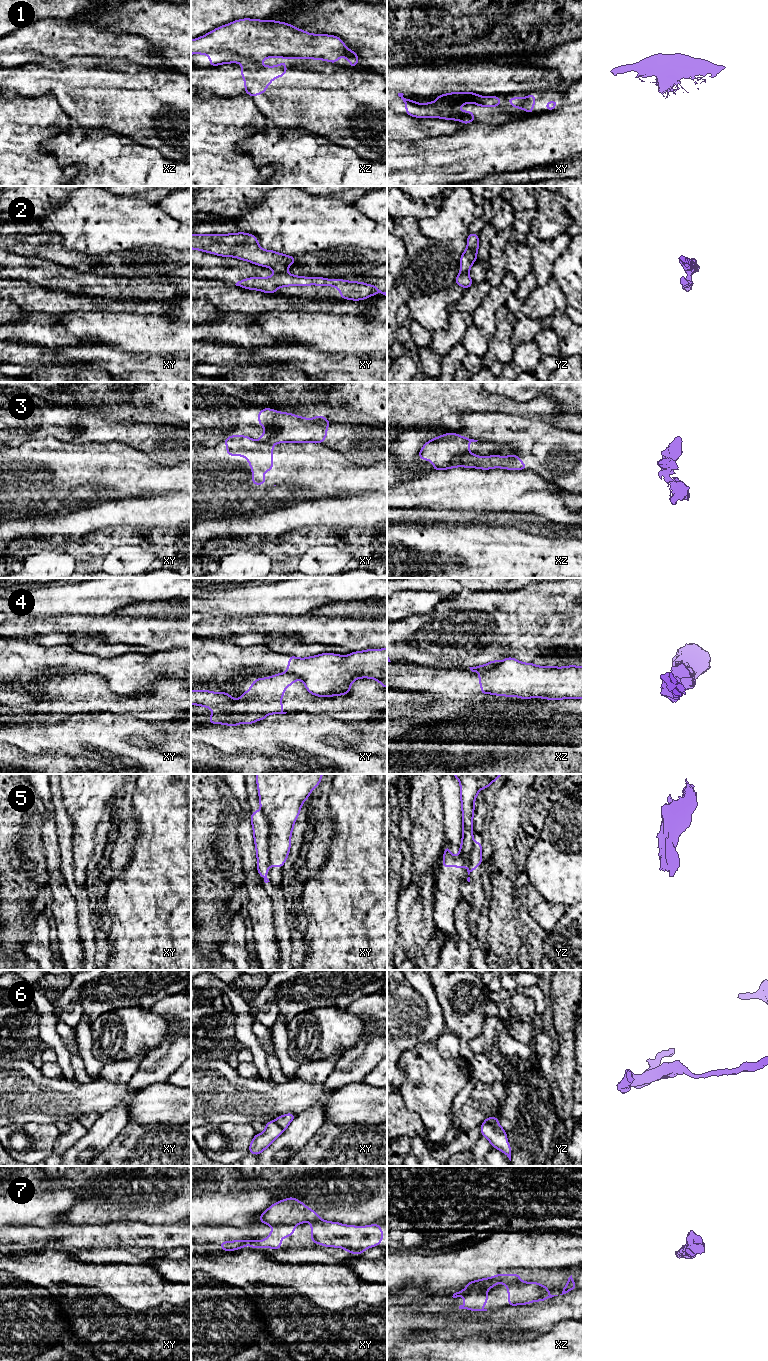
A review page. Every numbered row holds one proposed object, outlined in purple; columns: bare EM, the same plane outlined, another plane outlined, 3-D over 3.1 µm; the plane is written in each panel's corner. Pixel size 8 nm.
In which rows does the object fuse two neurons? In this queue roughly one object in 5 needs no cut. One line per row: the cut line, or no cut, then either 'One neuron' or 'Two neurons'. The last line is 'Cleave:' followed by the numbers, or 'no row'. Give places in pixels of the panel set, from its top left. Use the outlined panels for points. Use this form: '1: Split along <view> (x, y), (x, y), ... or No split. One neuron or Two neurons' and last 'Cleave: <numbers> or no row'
1: Split along xy (478, 95), (472, 99), (452, 103), (447, 111), (436, 110). Two neurons
2: Split along xy (284, 271), (275, 273). Two neurons
3: Split along xz (471, 453), (456, 458), (451, 466). Two neurons
4: Split along xz (500, 662), (481, 672). Two neurons
5: Split along xy (262, 809), (269, 829), (268, 862), (270, 864). Two neurons
6: Split along yz (483, 1123), (489, 1123), (496, 1128), (499, 1126). Two neurons
7: Split along xy (295, 1224), (270, 1225). Two neurons
Cleave: 1, 2, 3, 4, 5, 6, 7

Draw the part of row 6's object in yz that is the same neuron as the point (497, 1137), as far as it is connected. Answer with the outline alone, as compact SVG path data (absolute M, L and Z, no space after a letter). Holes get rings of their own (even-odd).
M495 1116L495 1119L496 1119L496 1121L497 1121L499 1127L496 1129L496 1128L495 1128L493 1125L491 1125L491 1124L488 1124L488 1123L482 1124L482 1125L480 1126L481 1135L489 1140L489 1142L491 1143L491 1146L492 1146L493 1148L499 1149L499 1150L500 1150L501 1152L503 1152L503 1153L509 1158L509 1160L511 1161L511 1152L512 1152L512 1151L511 1151L511 1147L510 1147L510 1145L509 1145L509 1143L508 1143L508 1140L507 1140L506 1131L500 1126L497 1116Z

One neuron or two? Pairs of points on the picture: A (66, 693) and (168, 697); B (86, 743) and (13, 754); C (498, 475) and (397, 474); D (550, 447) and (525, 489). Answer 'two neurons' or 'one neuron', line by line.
A: one neuron
B: two neurons
C: two neurons
D: two neurons

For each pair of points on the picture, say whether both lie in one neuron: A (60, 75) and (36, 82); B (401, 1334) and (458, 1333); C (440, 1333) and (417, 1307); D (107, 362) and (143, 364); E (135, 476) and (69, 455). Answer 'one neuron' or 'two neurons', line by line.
A: one neuron
B: one neuron
C: two neurons
D: one neuron
E: one neuron

